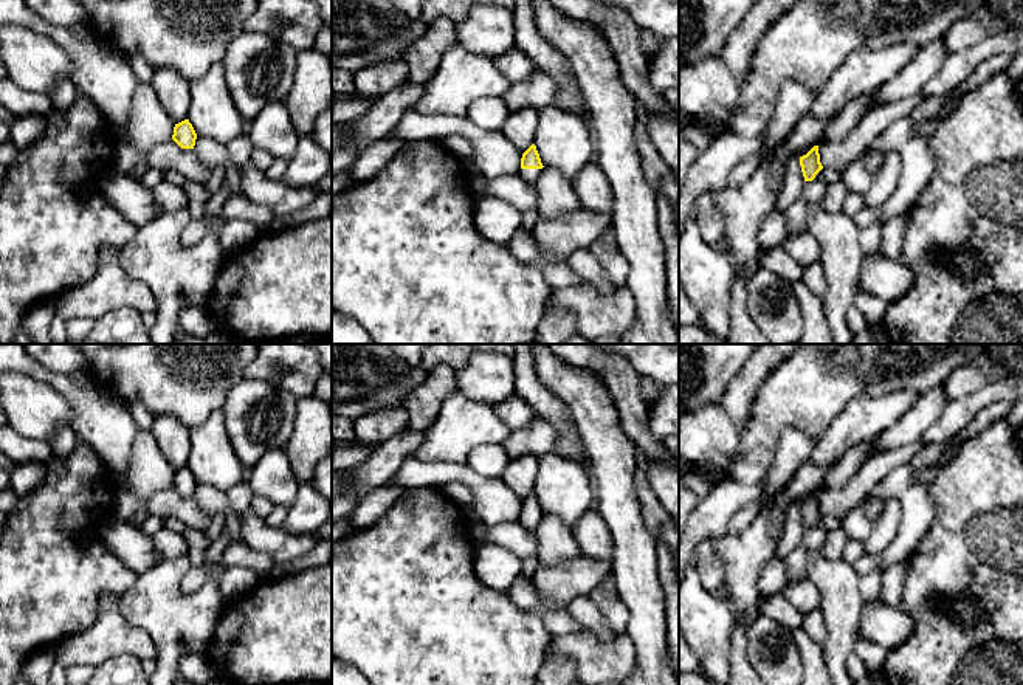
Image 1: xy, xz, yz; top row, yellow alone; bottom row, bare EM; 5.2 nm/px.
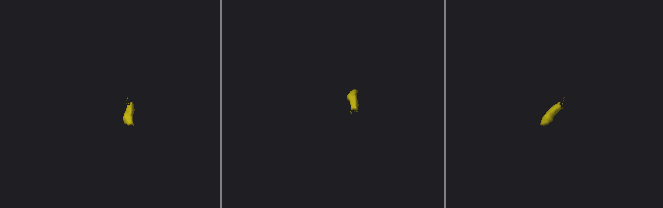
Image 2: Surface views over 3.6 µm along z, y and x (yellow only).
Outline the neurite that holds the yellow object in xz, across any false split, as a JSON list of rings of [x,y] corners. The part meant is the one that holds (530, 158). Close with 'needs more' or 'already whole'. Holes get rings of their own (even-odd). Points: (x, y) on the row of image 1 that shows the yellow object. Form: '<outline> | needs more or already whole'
[[[532,144],[524,153],[522,153],[522,158],[521,158],[521,169],[518,170],[518,174],[521,175],[521,178],[524,181],[527,181],[529,184],[535,184],[539,174],[541,174],[541,169],[542,169],[542,163],[541,163],[541,158],[539,158],[539,153],[536,150],[536,146]]] | needs more

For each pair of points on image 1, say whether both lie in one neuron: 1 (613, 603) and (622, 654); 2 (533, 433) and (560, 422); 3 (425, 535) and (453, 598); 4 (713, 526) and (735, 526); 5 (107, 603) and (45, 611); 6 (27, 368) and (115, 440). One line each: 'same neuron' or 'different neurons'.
1: different neurons
2: different neurons
3: same neuron
4: different neurons
5: different neurons
6: same neuron

